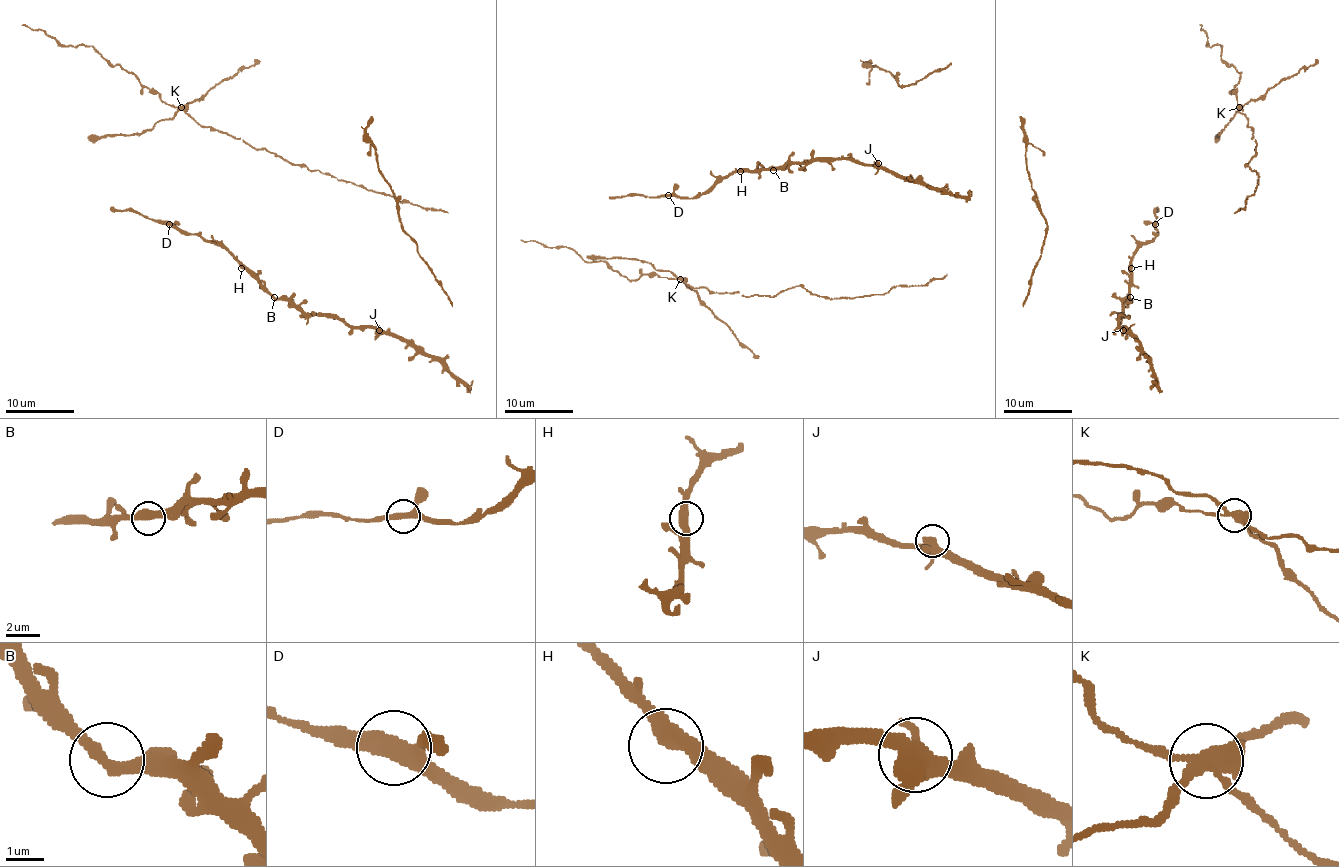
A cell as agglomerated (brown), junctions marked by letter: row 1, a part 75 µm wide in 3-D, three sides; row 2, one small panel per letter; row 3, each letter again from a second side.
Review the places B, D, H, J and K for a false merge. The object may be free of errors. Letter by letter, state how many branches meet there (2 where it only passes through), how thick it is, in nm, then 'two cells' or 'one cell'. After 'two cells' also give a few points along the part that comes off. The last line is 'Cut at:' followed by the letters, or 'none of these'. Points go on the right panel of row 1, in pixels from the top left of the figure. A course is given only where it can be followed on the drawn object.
B: 2 branches meet; 400 nm thick; one cell
D: 3 branches meet; 340 nm thick; one cell
H: 2 branches meet; 400 nm thick; one cell
J: 4 branches meet; 480 nm thick; one cell
K: 4 branches meet; 380 nm thick; two cells; foreign part runs (1239, 107), (1256, 100), (1316, 61)
Cut at: K

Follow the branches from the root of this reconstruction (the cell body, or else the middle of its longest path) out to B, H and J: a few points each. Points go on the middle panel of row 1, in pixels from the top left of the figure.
B: (653, 197), (699, 197), (732, 173), (773, 170)
H: (653, 197), (699, 197), (728, 173), (740, 171)
J: (653, 197), (699, 197), (737, 171), (785, 170), (790, 164), (806, 161), (850, 159), (866, 164), (878, 163)

